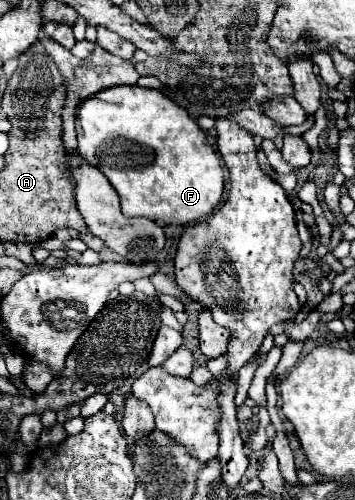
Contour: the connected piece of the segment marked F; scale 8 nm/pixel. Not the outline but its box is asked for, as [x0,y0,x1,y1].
[75,85,223,225]

